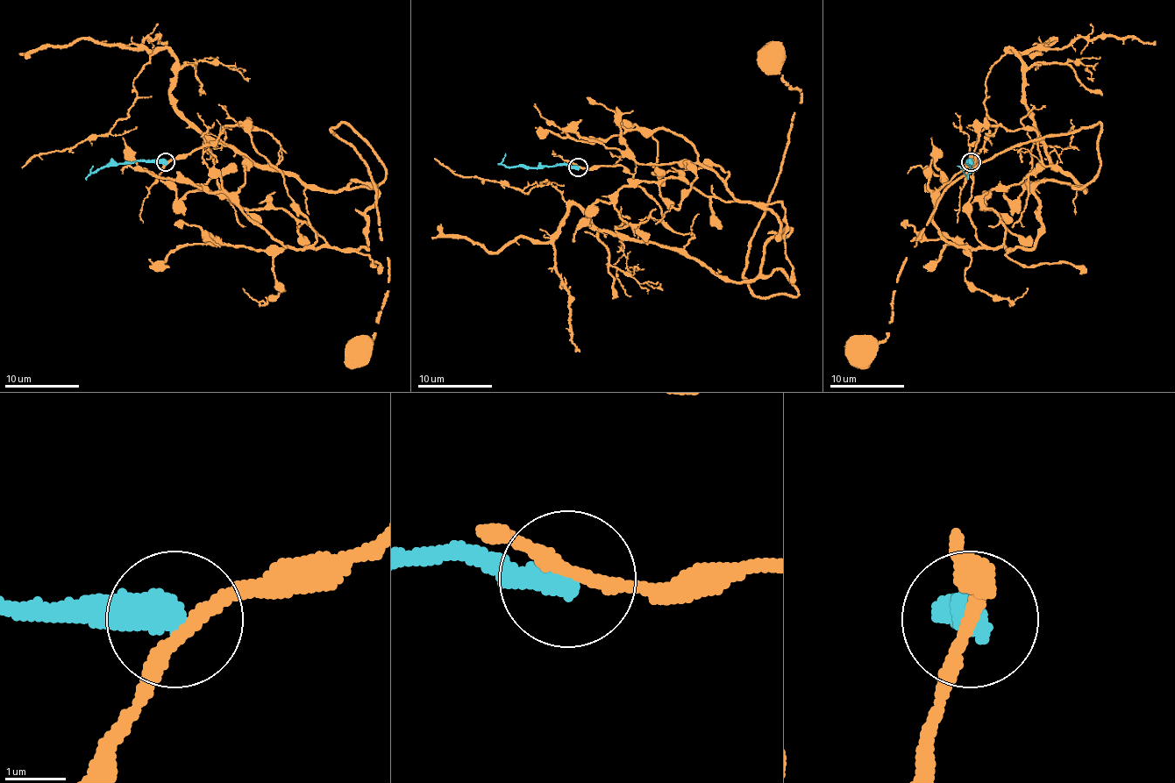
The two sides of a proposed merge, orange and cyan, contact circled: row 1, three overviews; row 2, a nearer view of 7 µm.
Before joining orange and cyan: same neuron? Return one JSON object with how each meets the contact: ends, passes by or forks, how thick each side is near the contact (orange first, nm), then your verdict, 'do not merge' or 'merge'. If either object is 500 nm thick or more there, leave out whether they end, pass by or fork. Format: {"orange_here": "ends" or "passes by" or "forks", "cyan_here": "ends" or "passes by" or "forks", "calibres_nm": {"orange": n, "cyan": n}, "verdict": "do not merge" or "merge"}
{"calibres_nm": {"orange": 220, "cyan": 550}, "verdict": "do not merge"}

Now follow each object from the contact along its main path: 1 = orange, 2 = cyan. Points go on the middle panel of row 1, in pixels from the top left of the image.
1: (578, 167), (621, 166), (692, 257), (733, 281), (779, 270), (796, 296), (744, 275), (801, 95), (773, 54)
2: (578, 167), (563, 164), (523, 167), (506, 166), (502, 162), (506, 153)

